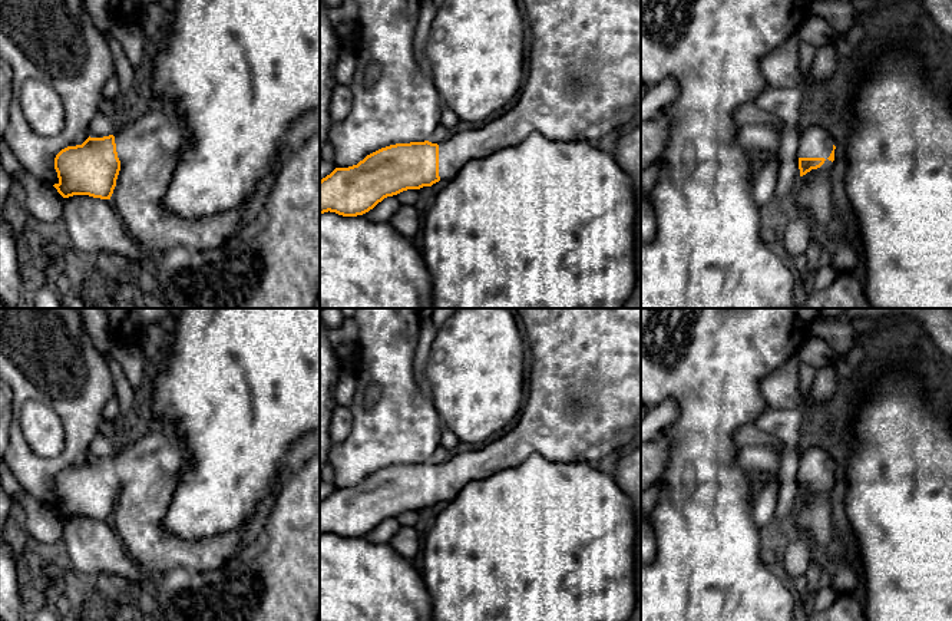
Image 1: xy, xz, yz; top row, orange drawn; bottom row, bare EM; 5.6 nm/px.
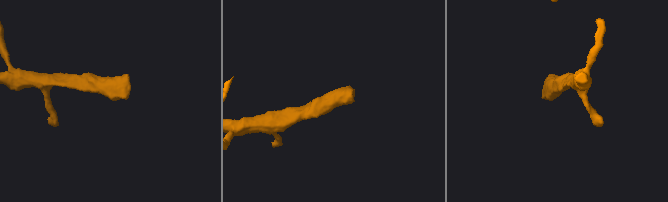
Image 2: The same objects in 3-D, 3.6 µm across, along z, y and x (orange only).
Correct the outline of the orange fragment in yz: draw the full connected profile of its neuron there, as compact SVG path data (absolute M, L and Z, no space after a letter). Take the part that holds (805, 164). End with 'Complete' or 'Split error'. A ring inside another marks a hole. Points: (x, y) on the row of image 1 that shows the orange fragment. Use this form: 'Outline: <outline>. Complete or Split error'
Outline: M810 125L800 131L797 152L800 178L787 207L793 214L807 217L816 232L833 217L834 149L824 125Z. Split error

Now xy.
Outline: M173 106L142 109L113 135L89 136L82 145L62 149L54 158L59 182L53 186L63 198L89 195L109 199L129 235L145 252L162 255L178 247L188 251L215 250L237 232L247 205L196 219L182 218L163 208L179 153L191 139L182 113Z. Split error

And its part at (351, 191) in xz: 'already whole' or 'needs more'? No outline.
needs more

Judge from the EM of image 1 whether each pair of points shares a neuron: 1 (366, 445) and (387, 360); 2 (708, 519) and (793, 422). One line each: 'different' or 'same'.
1: same
2: different

